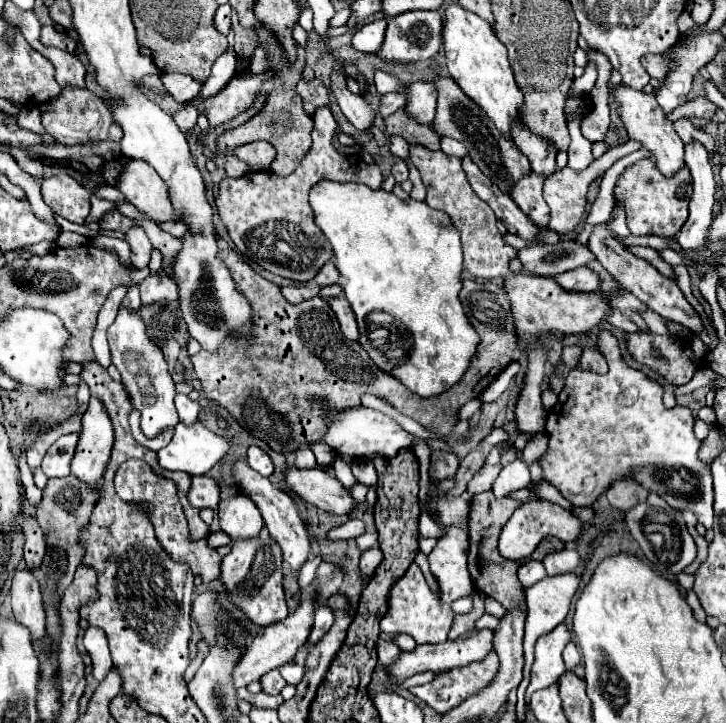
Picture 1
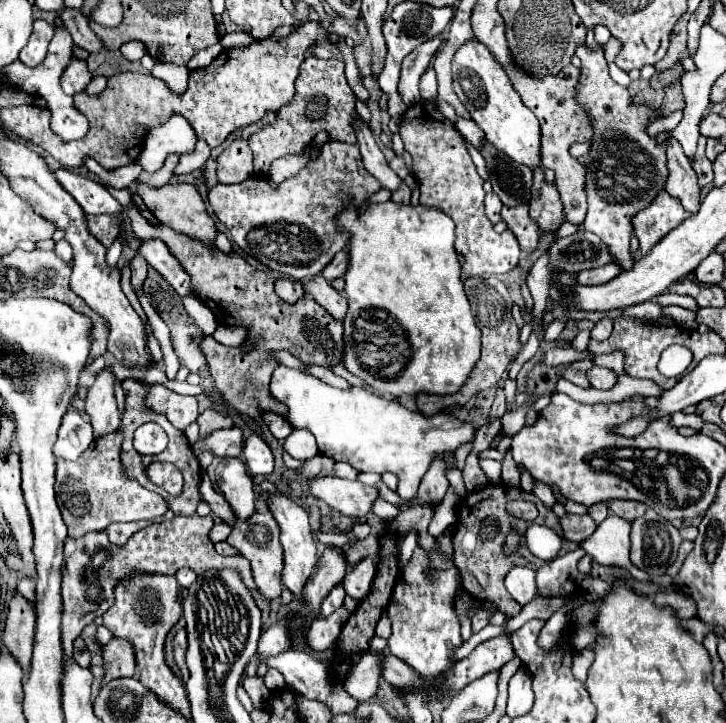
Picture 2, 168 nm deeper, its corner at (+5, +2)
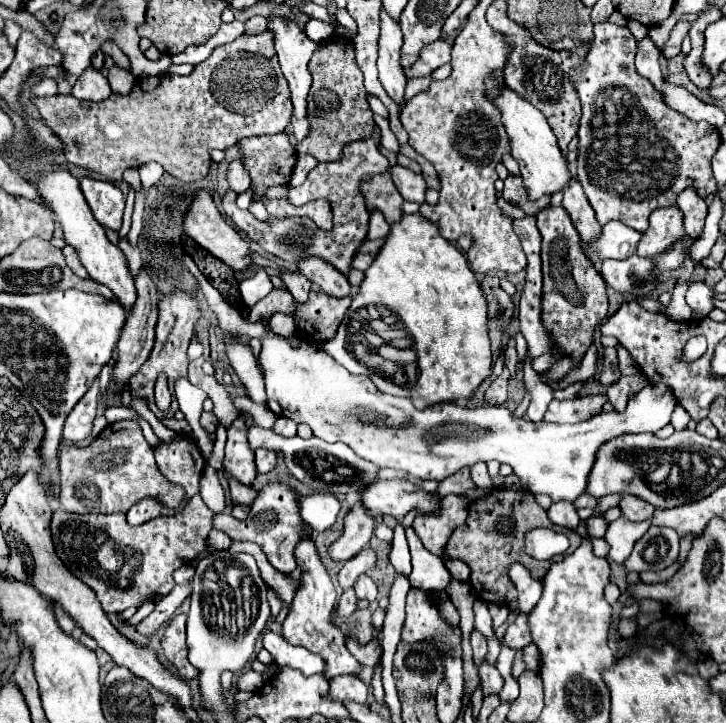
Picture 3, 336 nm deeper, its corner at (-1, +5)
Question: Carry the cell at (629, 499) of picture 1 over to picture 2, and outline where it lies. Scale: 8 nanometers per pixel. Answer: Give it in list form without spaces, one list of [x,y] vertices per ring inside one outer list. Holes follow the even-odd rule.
[[[612,499],[612,501],[608,501],[606,505],[608,505],[608,509],[610,509],[614,515],[618,515],[618,517],[622,517],[622,519],[626,519],[626,521],[634,521],[636,517],[642,517],[644,511],[646,511],[646,505],[644,505],[644,503],[638,503],[638,501]]]

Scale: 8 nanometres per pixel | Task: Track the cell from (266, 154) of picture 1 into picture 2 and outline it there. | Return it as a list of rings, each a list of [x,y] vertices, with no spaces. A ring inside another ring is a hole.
[[[308,57],[300,67],[292,101],[276,113],[274,123],[264,125],[248,139],[248,145],[254,153],[254,171],[266,173],[274,159],[286,153],[302,153],[304,145],[312,143],[314,135],[322,129],[330,133],[332,141],[356,143],[356,135],[350,125],[354,117],[358,117],[358,113],[354,109],[354,93],[344,75],[344,63],[336,59]]]

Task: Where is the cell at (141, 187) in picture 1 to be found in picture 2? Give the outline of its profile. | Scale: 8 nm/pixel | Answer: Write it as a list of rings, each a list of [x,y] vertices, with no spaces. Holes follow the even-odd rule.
[[[138,183],[136,195],[144,201],[144,205],[148,207],[148,211],[166,227],[196,237],[204,243],[214,245],[214,237],[216,237],[216,225],[212,221],[212,217],[206,211],[206,205],[200,197],[200,193],[196,191],[194,185],[184,185],[184,183],[166,183],[162,187],[150,187],[148,183]]]

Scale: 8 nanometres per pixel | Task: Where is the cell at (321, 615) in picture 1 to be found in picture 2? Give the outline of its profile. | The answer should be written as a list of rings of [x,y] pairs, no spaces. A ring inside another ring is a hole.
[[[336,585],[328,595],[326,599],[322,601],[322,609],[320,609],[320,617],[328,617],[330,613],[334,613],[334,609],[342,607],[342,601],[344,601],[344,589],[342,585]]]

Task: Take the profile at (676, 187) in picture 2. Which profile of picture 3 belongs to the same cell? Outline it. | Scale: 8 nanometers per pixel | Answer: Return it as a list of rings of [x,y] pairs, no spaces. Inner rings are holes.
[[[686,188],[680,196],[678,196],[678,208],[684,214],[684,228],[686,228],[686,236],[696,240],[700,238],[702,230],[704,230],[704,220],[708,216],[708,206],[706,202],[696,194],[696,190]]]

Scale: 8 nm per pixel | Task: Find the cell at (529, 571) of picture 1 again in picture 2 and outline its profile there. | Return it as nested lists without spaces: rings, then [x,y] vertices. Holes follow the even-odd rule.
[[[514,567],[508,575],[506,575],[506,589],[508,593],[520,603],[526,605],[530,603],[536,595],[536,571],[532,571],[530,567]]]

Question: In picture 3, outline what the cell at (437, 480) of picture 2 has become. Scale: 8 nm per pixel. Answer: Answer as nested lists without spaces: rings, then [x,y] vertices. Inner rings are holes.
[[[454,494],[444,496],[442,508],[444,510],[440,514],[416,516],[412,524],[424,548],[436,556],[444,554],[448,538],[468,516],[468,502],[462,496],[454,496]]]

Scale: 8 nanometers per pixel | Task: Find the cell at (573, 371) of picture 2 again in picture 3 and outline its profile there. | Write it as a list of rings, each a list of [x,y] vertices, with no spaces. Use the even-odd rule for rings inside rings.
[[[606,348],[604,352],[604,368],[602,368],[602,378],[600,382],[606,386],[612,386],[614,382],[618,382],[620,378],[620,370],[618,370],[618,356],[616,356],[616,348]]]

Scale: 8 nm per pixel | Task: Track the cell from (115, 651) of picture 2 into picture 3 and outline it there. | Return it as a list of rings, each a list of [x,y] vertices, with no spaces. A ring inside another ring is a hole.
[[[190,582],[188,584],[176,584],[174,590],[168,596],[164,596],[162,600],[156,602],[156,610],[146,620],[142,620],[138,624],[138,632],[142,632],[142,634],[156,632],[156,628],[160,628],[190,594],[192,594],[192,584]]]

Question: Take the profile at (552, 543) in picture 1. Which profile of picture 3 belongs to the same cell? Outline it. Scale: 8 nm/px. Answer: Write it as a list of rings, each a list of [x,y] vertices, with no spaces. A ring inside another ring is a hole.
[[[504,488],[492,490],[488,500],[470,504],[470,514],[468,514],[466,522],[460,528],[456,528],[448,540],[446,556],[454,558],[454,560],[462,560],[472,568],[470,584],[480,600],[510,602],[516,598],[518,592],[512,586],[512,580],[508,578],[508,566],[512,562],[524,564],[530,570],[532,578],[536,578],[536,580],[544,578],[552,560],[540,562],[524,552],[526,532],[530,532],[532,528],[540,528],[540,510],[542,510],[542,506],[536,504],[532,494],[520,494],[520,492],[504,490]],[[518,496],[524,496],[524,500],[520,500]]]

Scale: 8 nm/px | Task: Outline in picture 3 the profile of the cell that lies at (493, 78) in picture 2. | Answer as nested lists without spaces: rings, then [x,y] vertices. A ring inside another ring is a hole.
[[[492,78],[486,80],[486,88],[488,92],[494,96],[496,104],[502,110],[502,122],[506,126],[506,132],[510,136],[510,146],[512,146],[512,158],[520,164],[520,176],[522,182],[526,186],[526,194],[532,200],[538,200],[542,196],[552,196],[556,192],[562,192],[568,182],[570,182],[570,172],[568,172],[568,164],[566,158],[562,156],[562,150],[558,148],[556,136],[552,132],[552,128],[548,126],[544,114],[534,108],[526,98],[518,96],[516,92],[512,92],[510,88],[502,90],[500,96],[496,96],[496,82]]]

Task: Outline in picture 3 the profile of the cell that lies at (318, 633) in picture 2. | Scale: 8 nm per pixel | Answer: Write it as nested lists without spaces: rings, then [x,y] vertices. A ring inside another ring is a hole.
[[[344,590],[344,594],[340,596],[340,602],[338,602],[338,614],[340,616],[350,616],[354,610],[356,610],[356,594],[354,590]]]

